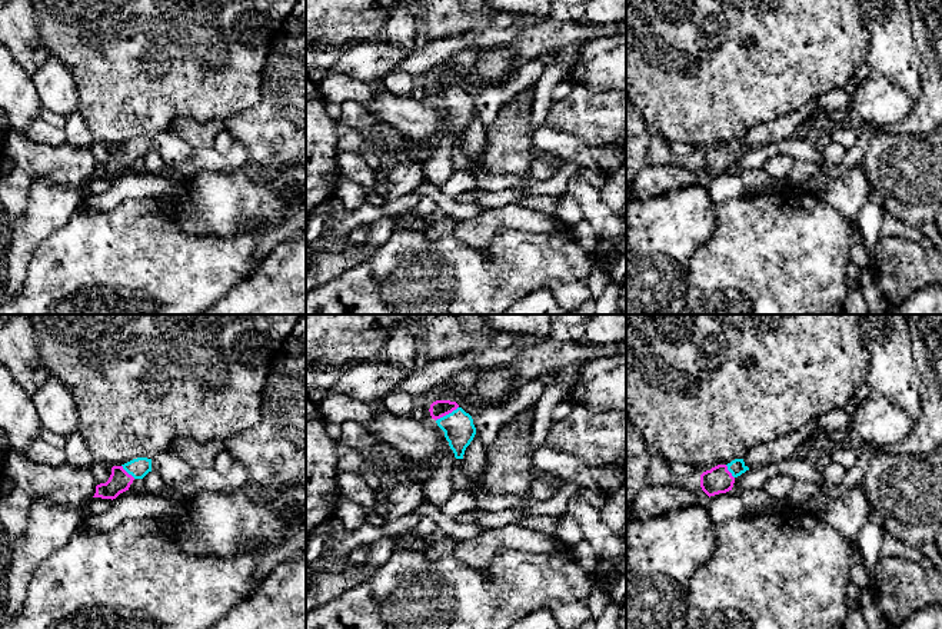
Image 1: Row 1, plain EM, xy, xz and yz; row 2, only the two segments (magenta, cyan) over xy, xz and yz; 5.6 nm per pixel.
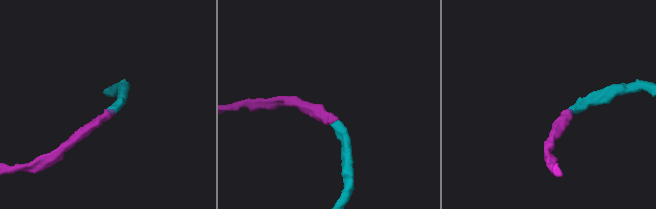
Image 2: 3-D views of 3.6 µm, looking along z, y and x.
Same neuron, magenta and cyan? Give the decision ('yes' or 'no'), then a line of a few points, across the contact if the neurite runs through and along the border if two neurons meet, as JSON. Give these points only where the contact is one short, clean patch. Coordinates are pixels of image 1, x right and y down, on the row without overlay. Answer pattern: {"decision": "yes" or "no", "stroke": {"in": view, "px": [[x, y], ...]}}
{"decision": "yes", "stroke": {"in": "xz", "px": [[438, 89], [446, 93], [458, 105], [459, 110]]}}

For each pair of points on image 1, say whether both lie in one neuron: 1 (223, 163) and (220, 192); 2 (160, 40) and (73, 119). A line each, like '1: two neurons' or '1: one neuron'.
1: two neurons
2: two neurons

